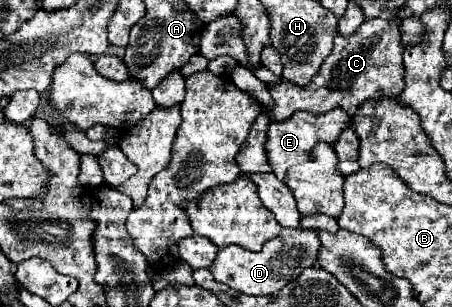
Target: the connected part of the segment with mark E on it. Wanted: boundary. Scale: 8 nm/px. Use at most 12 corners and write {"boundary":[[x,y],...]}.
{"boundary":[[343,109],[299,111],[269,125],[267,157],[277,179],[335,145],[351,117]]}

